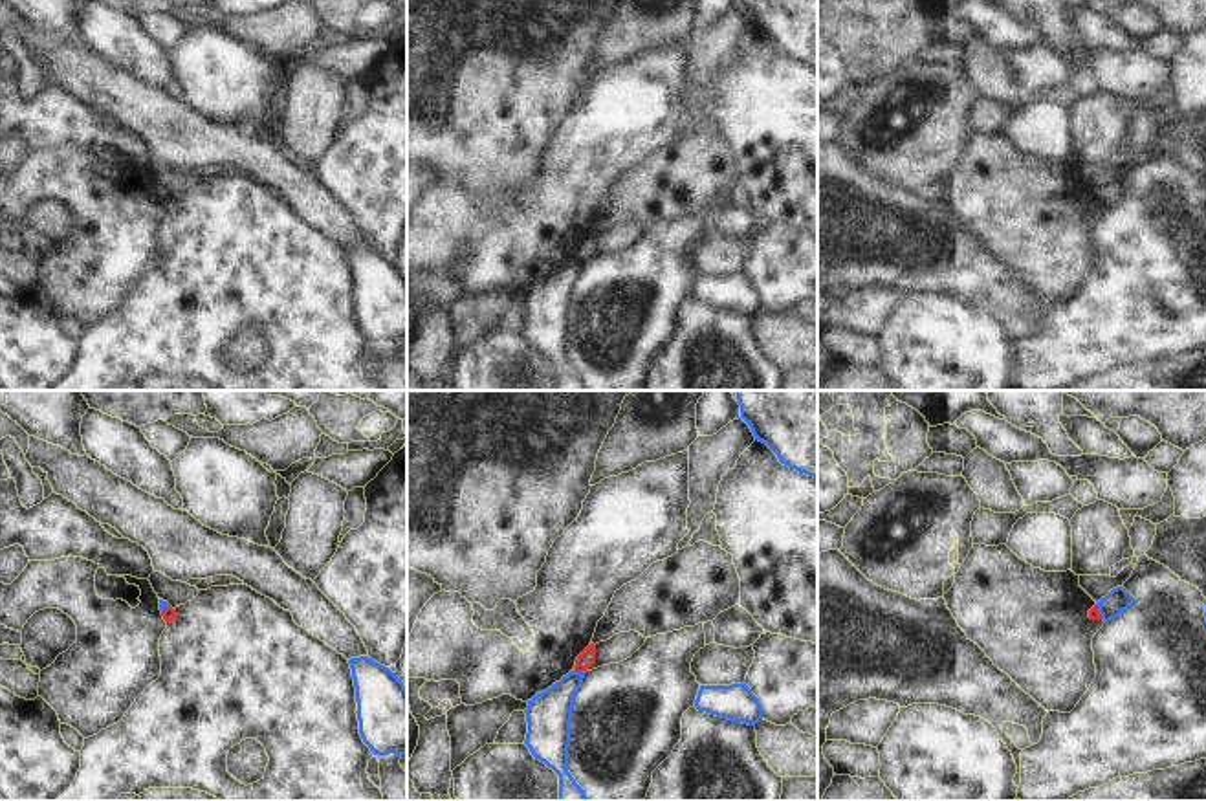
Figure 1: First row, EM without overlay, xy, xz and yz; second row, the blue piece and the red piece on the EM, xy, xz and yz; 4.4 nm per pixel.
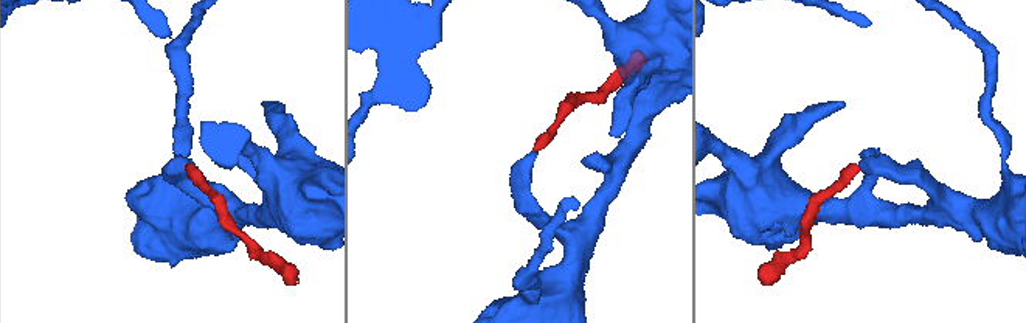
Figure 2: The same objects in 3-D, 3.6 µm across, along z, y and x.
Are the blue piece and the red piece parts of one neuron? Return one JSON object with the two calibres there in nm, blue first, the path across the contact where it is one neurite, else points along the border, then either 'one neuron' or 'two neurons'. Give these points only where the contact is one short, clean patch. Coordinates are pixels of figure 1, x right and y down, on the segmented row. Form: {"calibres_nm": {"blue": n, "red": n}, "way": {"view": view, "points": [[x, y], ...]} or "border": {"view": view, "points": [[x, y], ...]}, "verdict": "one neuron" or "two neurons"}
{"calibres_nm": {"blue": 200, "red": 70}, "border": {"view": "xz", "points": [[574, 669], [581, 673]]}, "verdict": "two neurons"}

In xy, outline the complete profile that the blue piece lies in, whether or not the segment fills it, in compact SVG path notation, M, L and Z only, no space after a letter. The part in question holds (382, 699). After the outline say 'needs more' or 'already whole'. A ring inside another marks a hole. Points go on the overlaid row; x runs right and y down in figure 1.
M368 656L350 658L348 664L363 742L374 755L407 755L407 687Z | already whole

